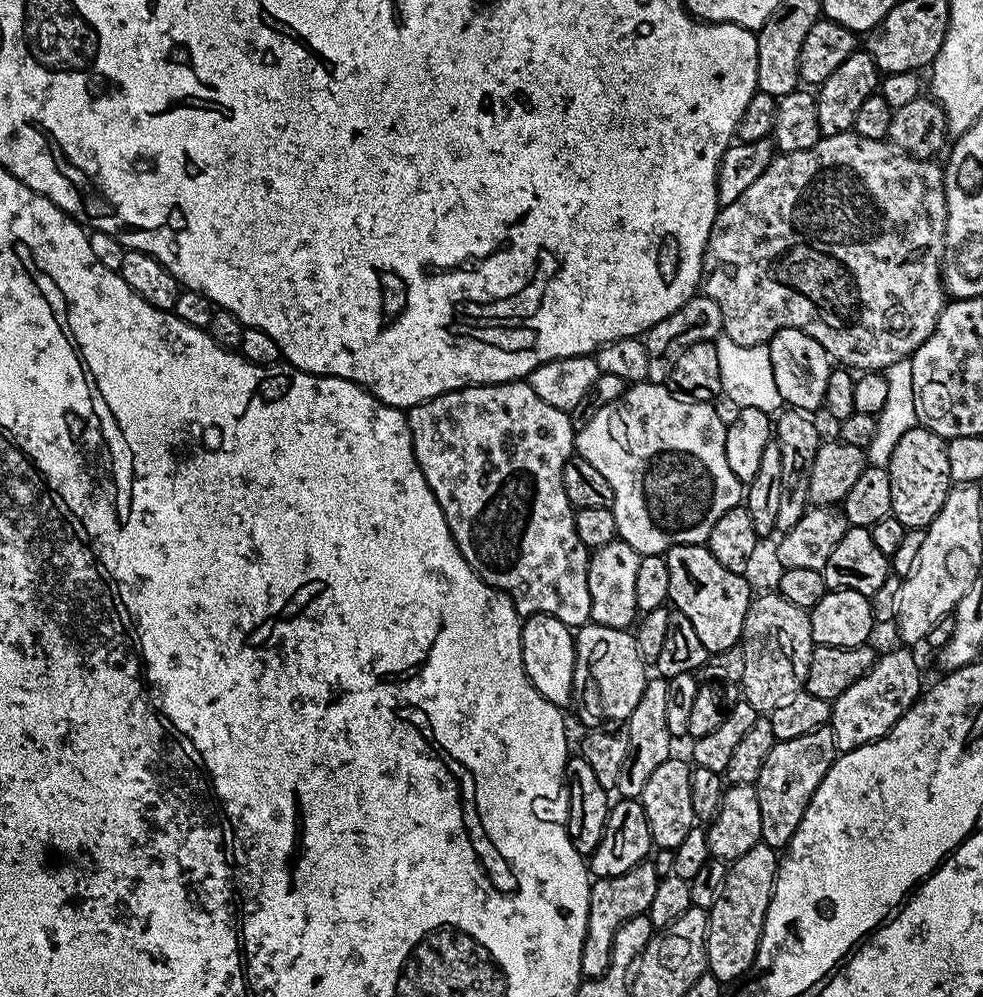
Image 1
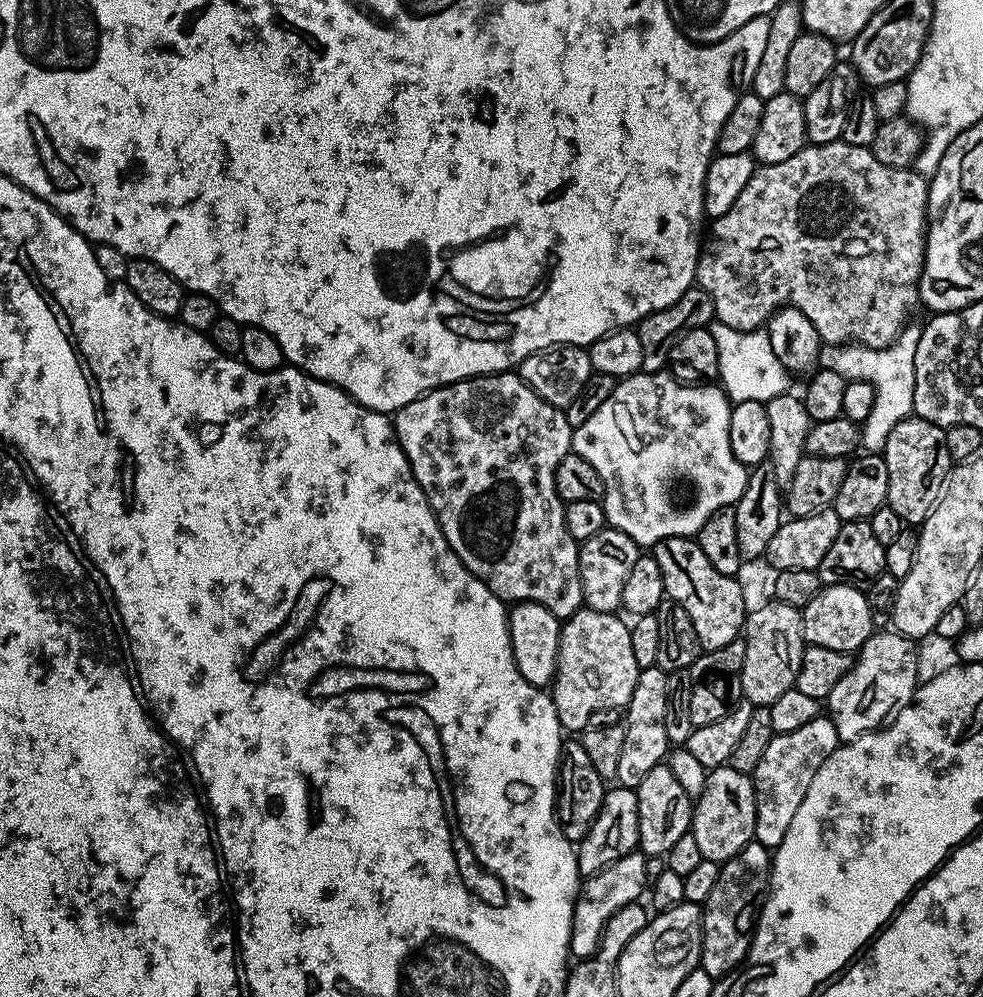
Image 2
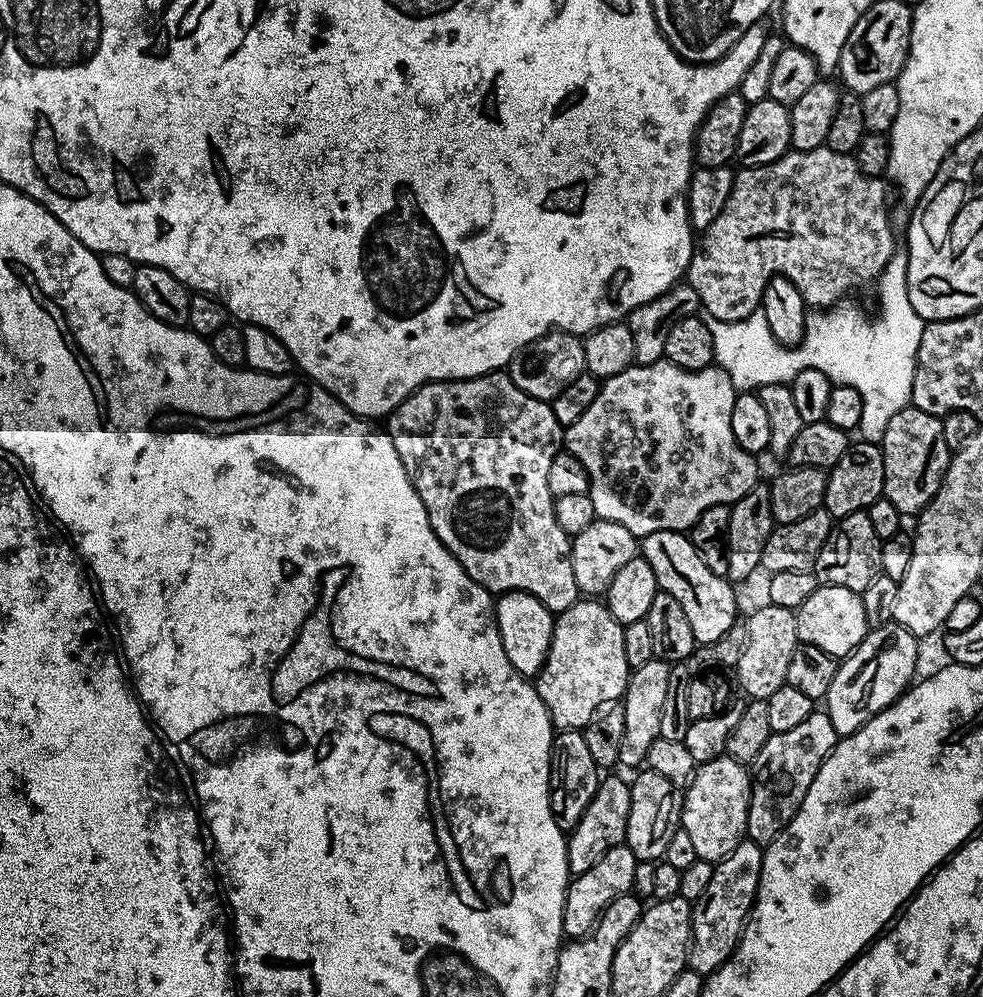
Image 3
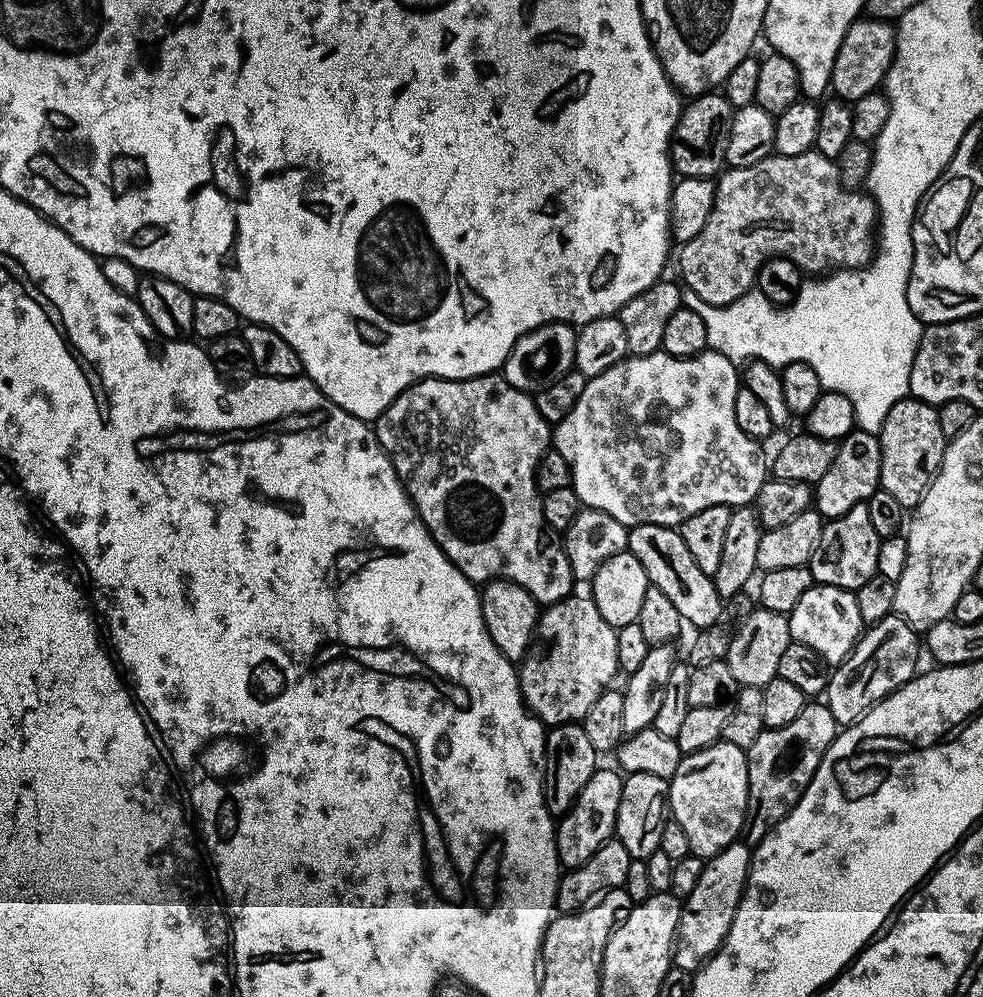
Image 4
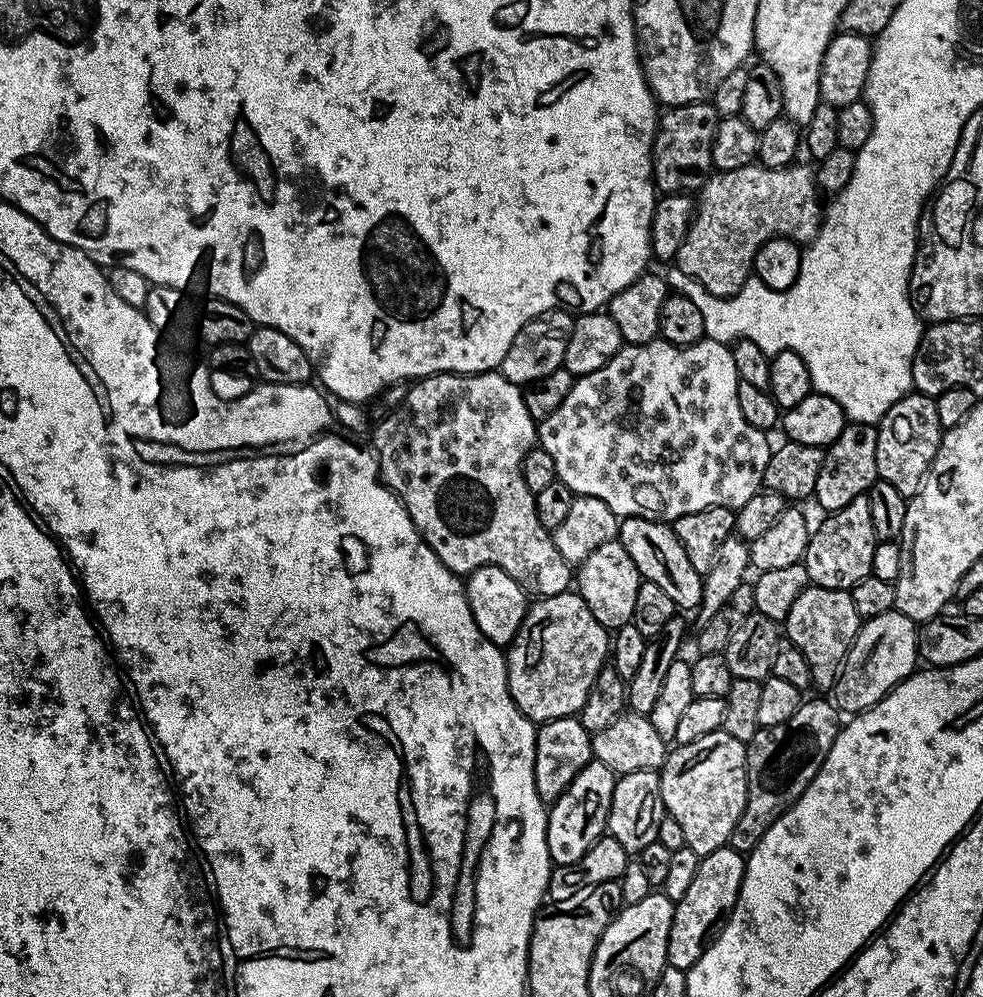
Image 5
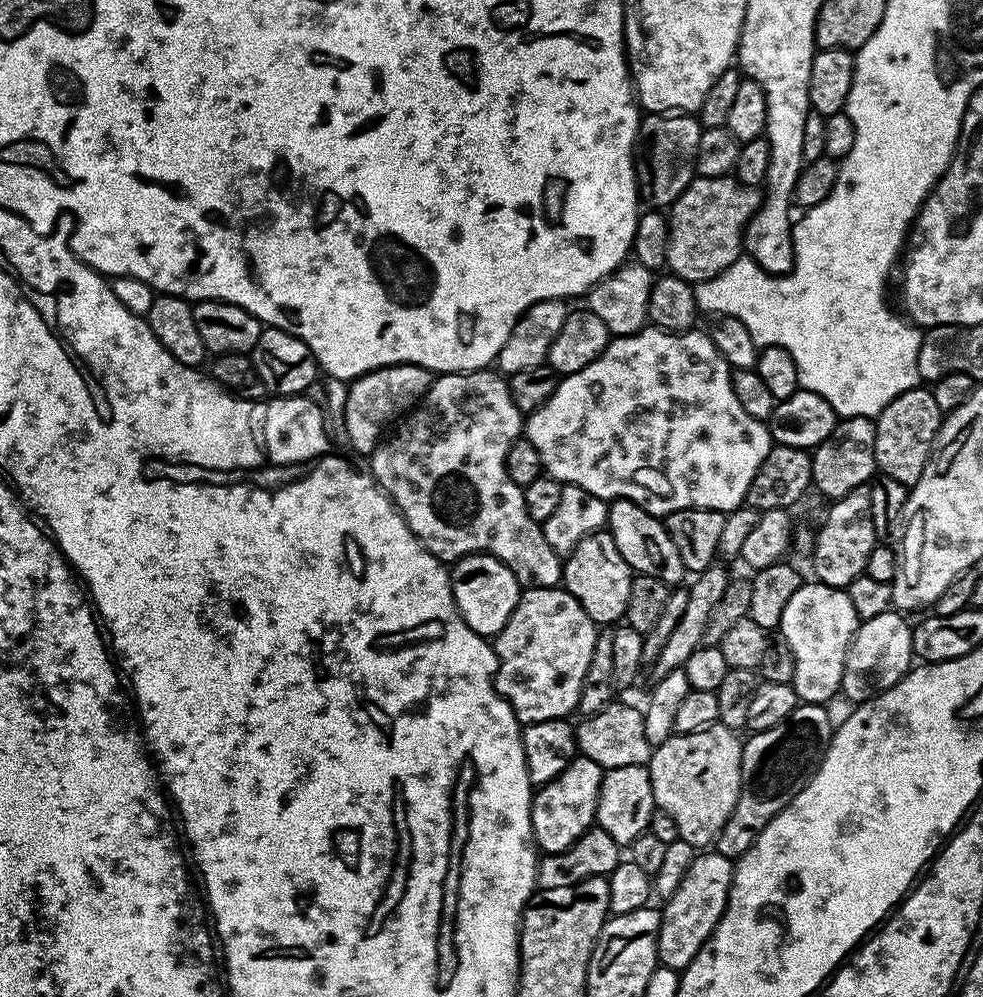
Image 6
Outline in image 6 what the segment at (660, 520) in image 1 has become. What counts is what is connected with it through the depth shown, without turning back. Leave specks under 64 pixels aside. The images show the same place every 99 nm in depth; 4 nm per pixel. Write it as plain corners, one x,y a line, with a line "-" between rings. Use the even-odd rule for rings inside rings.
645,326
629,336
609,339
606,350
602,350
602,354
594,358
590,366
582,366
582,370
563,377
554,394
550,394
550,398
546,398
538,410
526,416
526,439
532,443
534,450
538,450
538,458
542,458
544,463
544,472
563,485
582,486
582,490
590,490
590,494
609,502
629,500
642,506
642,510
651,516
661,518
669,516
674,510
687,508
709,508
727,514
741,507
747,501
750,482
754,482
754,474
758,474
758,466
762,466
766,454
770,454
774,441
765,421
750,418
750,414
742,410
732,389
733,369
729,368
722,354
718,354
711,335
707,331
700,331
664,332
655,326

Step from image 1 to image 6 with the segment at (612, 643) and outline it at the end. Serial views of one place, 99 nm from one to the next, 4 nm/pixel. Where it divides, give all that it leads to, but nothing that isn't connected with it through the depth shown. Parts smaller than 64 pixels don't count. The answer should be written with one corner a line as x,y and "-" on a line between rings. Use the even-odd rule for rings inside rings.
563,587
521,591
518,606
494,638
496,692
511,706
521,725
562,720
577,711
597,631
598,625

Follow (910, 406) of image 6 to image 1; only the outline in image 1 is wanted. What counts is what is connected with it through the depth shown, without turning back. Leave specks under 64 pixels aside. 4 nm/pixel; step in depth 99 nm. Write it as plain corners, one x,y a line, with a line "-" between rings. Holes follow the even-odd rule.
915,427
902,434
902,442
894,446
894,454
888,463
890,474
891,515
902,522
905,530
923,530
942,510
946,494
952,484
950,462
946,462
947,443
943,436
934,434
928,428

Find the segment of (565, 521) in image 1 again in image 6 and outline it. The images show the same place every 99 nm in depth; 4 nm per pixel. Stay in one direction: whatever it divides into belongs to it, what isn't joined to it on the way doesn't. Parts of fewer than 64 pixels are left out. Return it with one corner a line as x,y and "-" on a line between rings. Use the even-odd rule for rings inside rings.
481,370
479,372
445,372
437,375
435,379
433,379
432,385
428,387
428,392
424,395
424,399
419,401
416,407
413,408
411,412
407,413
407,415
391,429
391,432
393,431
392,437
390,437
390,432
387,438
381,439
380,443
376,445
370,457
370,463
372,463
372,465
370,465
370,471
385,496
396,505
396,509
400,511
400,517
407,522
412,533
415,534
417,538
424,543
425,548
429,548
440,561
455,562
461,560
464,556
487,554
498,558
509,568
514,574
514,578
520,583
521,589
555,588
561,583
564,574
562,557
558,554
554,554
554,550
550,550
550,542
546,542
543,527
536,524
534,518
530,518
530,514
526,514
524,489
516,485
514,478
510,478
510,474
506,470
506,454
510,450
512,443
521,439
522,429
525,427
526,420
518,410
518,406
514,406
514,398
510,398
507,379
505,379
503,375
497,374
495,371
493,372
494,373
492,373
492,370

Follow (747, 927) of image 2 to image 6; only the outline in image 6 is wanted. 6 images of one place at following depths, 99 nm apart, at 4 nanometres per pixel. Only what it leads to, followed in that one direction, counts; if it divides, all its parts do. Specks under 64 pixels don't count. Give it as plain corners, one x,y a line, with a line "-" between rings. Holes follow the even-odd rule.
715,850
701,851
690,862
686,878
678,882
678,890
674,890
674,894
670,894
670,898
662,904
656,959
663,967
681,973
690,966
690,962
694,962
698,950
702,950
726,910
733,867
733,861
727,860

